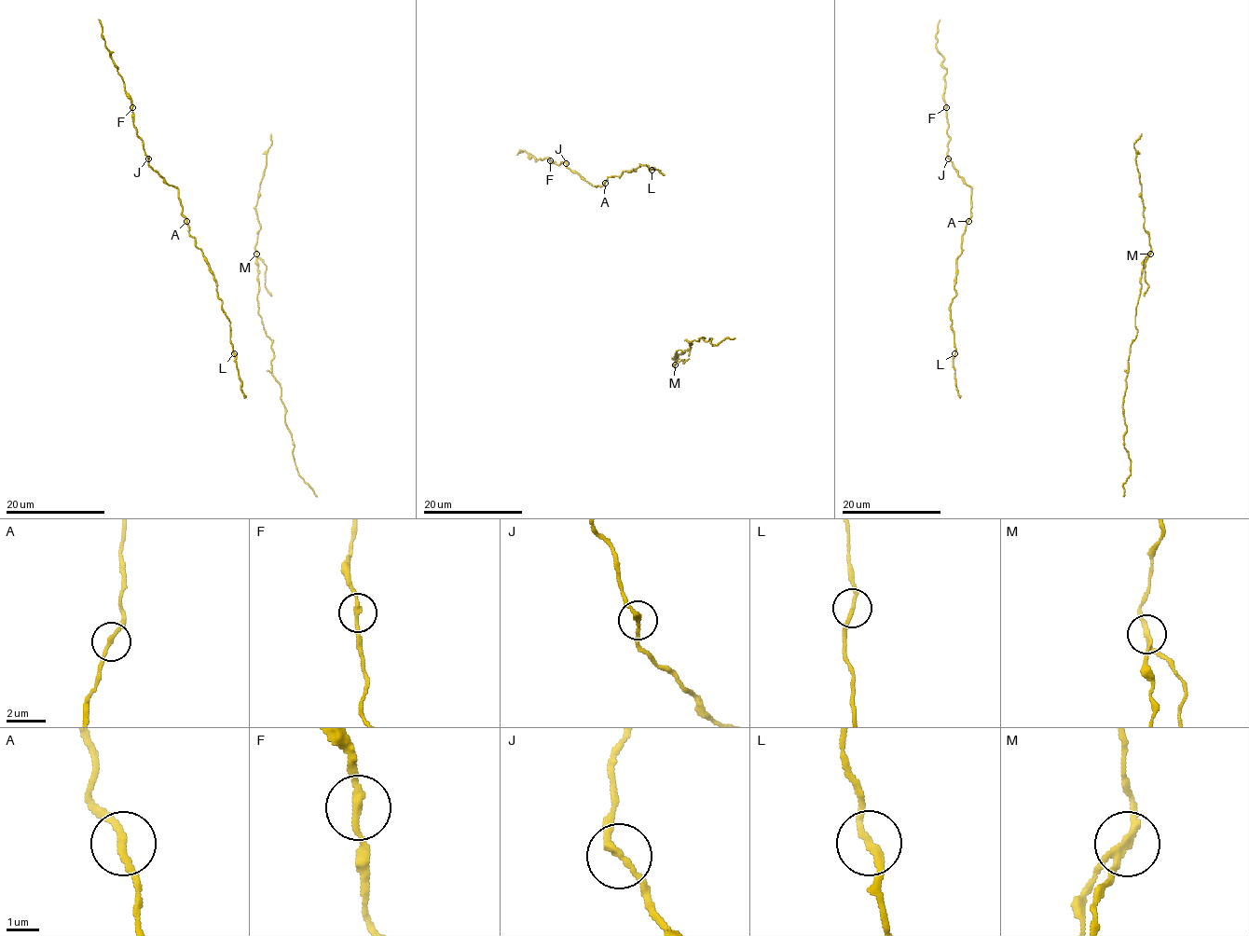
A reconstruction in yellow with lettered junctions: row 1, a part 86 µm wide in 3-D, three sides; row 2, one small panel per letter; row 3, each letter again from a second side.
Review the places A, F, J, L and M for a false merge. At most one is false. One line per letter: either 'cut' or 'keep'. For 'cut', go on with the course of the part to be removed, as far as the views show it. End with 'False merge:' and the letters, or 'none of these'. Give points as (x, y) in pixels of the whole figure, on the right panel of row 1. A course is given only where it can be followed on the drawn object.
A: keep
F: keep
J: keep
L: keep
M: cut; foreign part runs (1149, 253), (1145, 267), (1145, 282), (1148, 287), (1145, 296)
False merge: M

